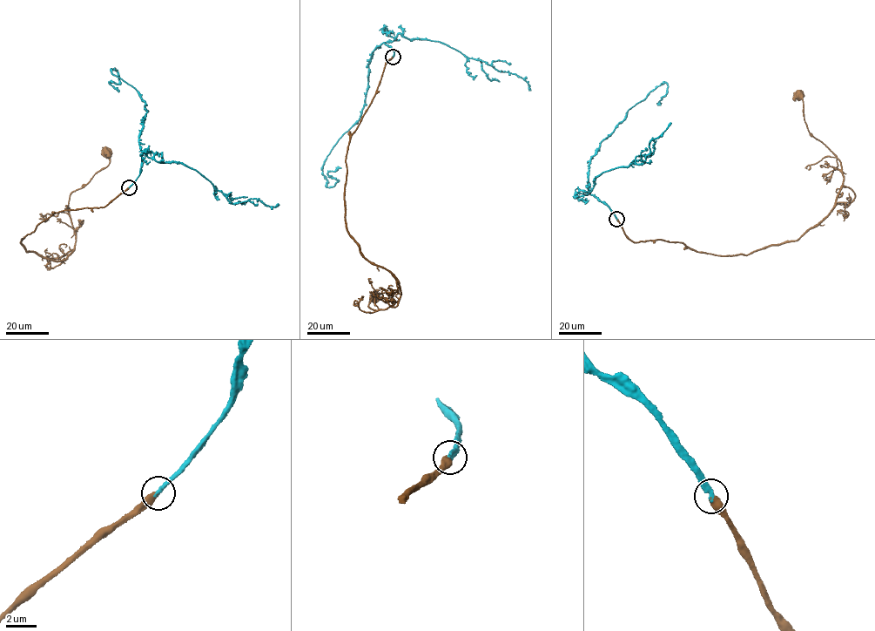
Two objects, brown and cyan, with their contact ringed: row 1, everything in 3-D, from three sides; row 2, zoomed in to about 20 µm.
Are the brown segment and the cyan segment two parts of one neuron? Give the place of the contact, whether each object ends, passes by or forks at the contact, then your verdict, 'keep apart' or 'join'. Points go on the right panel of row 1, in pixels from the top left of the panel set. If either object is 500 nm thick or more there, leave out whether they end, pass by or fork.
at (616, 219); brown ends there; cyan ends there; join

